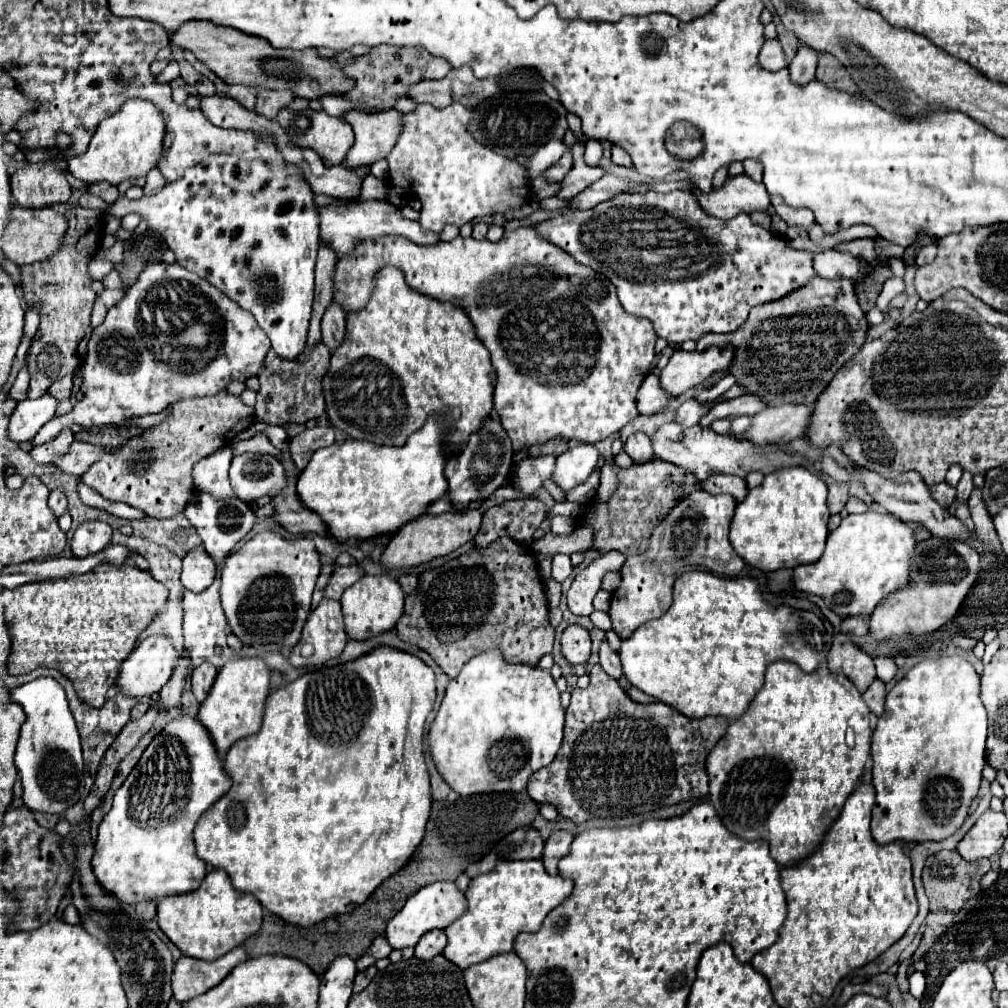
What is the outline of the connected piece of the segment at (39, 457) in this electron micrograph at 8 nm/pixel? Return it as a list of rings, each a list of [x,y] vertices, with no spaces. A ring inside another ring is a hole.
[[[67,429],[67,431],[61,431],[55,441],[45,443],[45,445],[39,445],[39,447],[31,449],[29,453],[31,453],[31,457],[33,457],[37,463],[47,463],[47,465],[51,465],[51,463],[57,459],[57,455],[61,455],[61,453],[67,451],[67,447],[71,445],[71,441],[73,441],[73,431]]]

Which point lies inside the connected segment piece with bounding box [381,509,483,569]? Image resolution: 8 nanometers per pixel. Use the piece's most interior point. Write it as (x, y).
(419, 541)

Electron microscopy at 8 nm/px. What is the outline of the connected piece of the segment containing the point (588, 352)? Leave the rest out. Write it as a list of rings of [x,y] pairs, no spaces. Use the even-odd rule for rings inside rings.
[[[533,227],[505,233],[497,243],[457,237],[447,243],[441,241],[435,247],[419,247],[403,237],[391,235],[385,239],[369,239],[337,263],[335,301],[339,301],[347,313],[363,309],[373,289],[373,275],[385,265],[403,269],[405,281],[417,291],[439,301],[455,303],[467,313],[479,341],[491,353],[497,371],[495,411],[515,451],[527,451],[553,437],[597,443],[619,433],[639,415],[637,391],[655,359],[657,335],[651,321],[629,315],[621,307],[611,281],[601,279],[591,267],[577,263],[563,249],[537,237]]]

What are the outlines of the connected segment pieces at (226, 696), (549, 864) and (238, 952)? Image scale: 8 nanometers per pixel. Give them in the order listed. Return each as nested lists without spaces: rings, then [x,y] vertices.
[[[261,657],[233,659],[233,661],[227,661],[223,669],[219,669],[217,679],[215,679],[207,699],[201,703],[199,721],[211,733],[221,757],[237,739],[259,731],[263,711],[265,711],[265,699],[271,691],[269,679],[271,679],[271,669],[265,665],[265,661]]]
[[[555,831],[547,841],[545,841],[545,849],[543,849],[543,863],[547,873],[557,875],[559,869],[559,861],[569,853],[573,843],[573,833],[569,831]]]
[[[235,947],[227,955],[215,961],[199,961],[183,955],[173,969],[173,979],[171,979],[173,997],[179,1003],[185,1003],[197,995],[203,995],[205,991],[217,987],[231,973],[231,969],[245,959],[247,953],[243,947]]]

